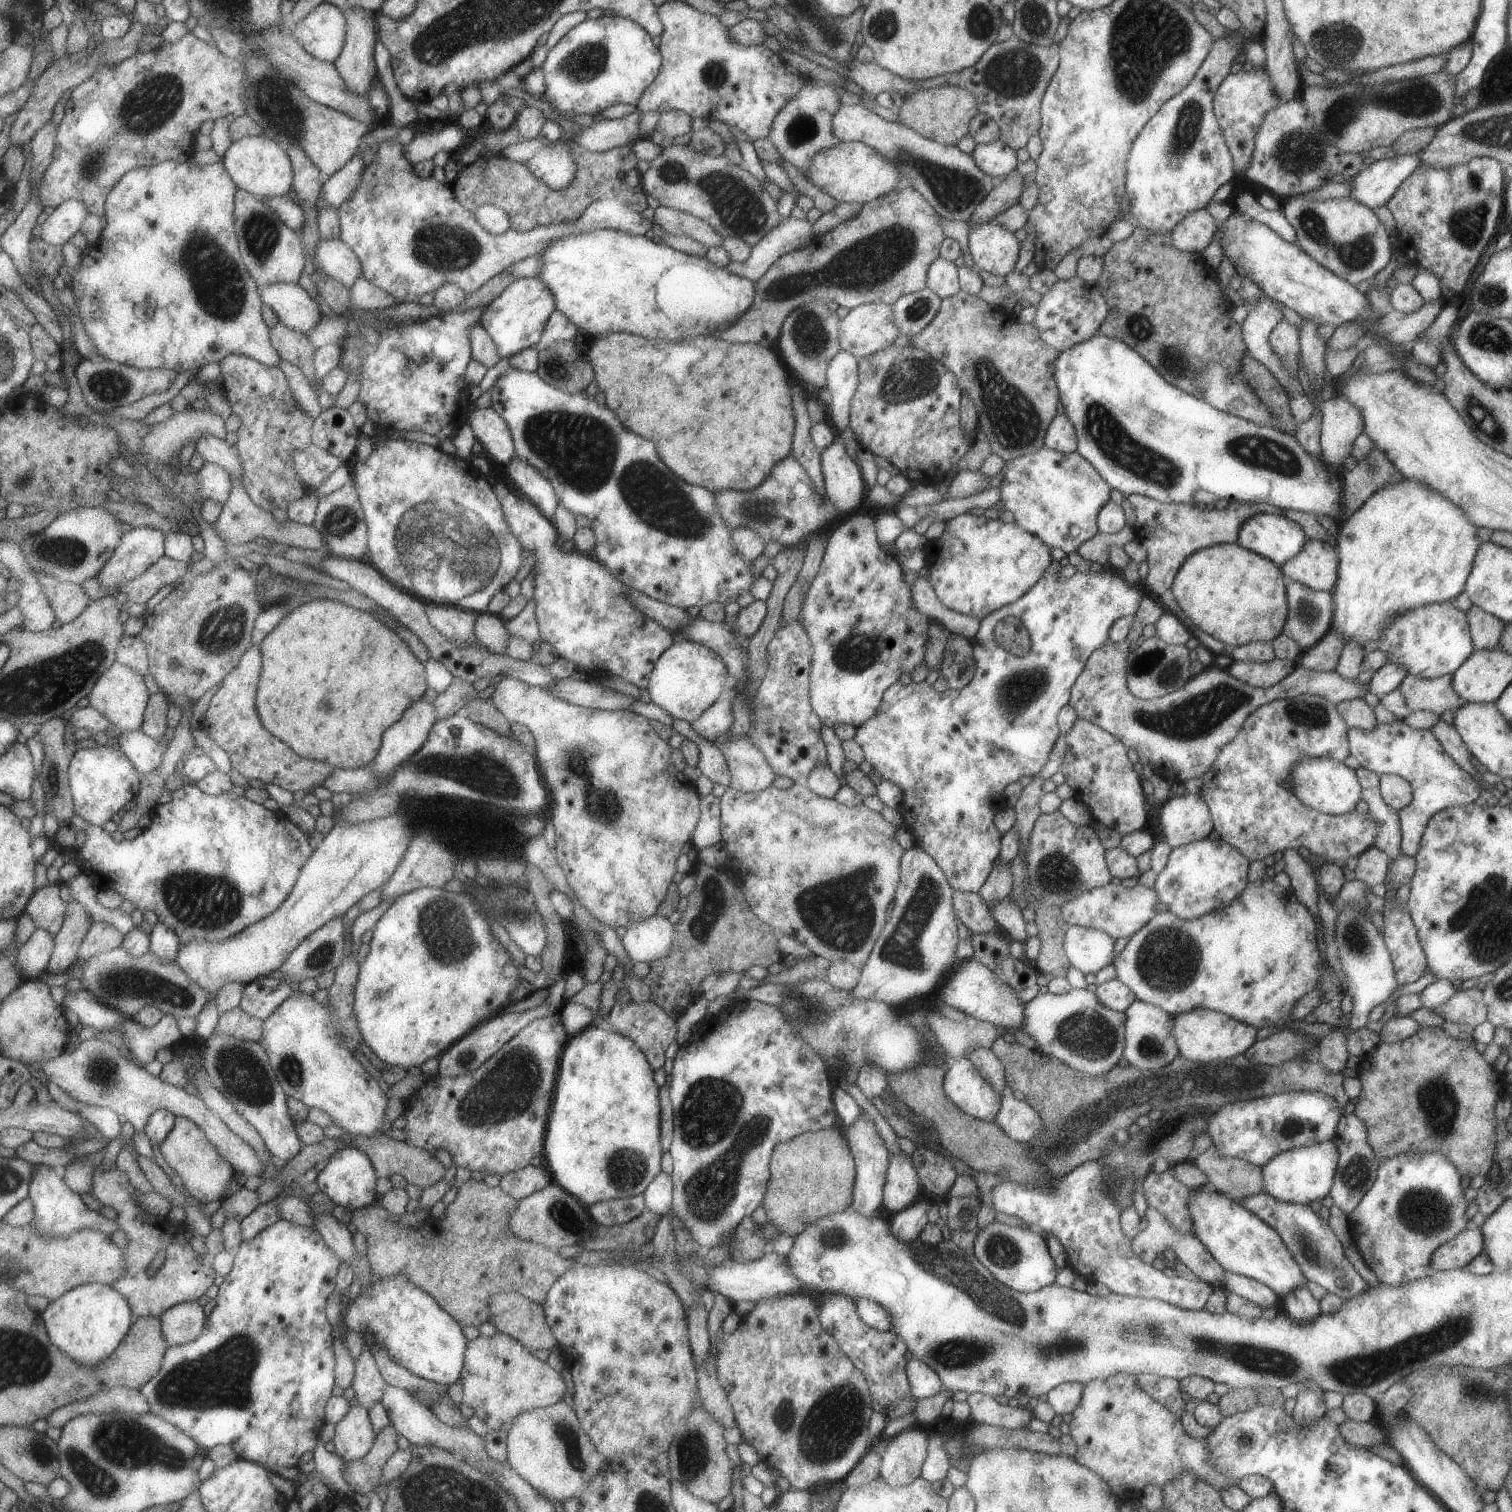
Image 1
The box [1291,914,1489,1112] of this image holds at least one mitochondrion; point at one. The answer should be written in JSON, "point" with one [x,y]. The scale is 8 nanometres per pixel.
{"point":[1357,941]}

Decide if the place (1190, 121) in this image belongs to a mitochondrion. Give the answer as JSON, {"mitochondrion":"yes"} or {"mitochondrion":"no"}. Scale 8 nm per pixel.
{"mitochondrion":"yes"}

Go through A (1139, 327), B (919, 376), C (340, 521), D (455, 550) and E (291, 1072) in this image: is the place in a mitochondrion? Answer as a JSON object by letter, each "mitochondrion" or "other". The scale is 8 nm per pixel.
{"A":"mitochondrion","B":"mitochondrion","C":"mitochondrion","D":"mitochondrion","E":"mitochondrion"}

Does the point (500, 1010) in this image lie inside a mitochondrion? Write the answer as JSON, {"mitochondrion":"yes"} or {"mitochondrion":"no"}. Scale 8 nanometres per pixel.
{"mitochondrion":"no"}

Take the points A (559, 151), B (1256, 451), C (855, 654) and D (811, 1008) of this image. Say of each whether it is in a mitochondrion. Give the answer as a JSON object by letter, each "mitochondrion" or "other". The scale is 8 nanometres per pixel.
{"A":"other","B":"mitochondrion","C":"mitochondrion","D":"mitochondrion"}

